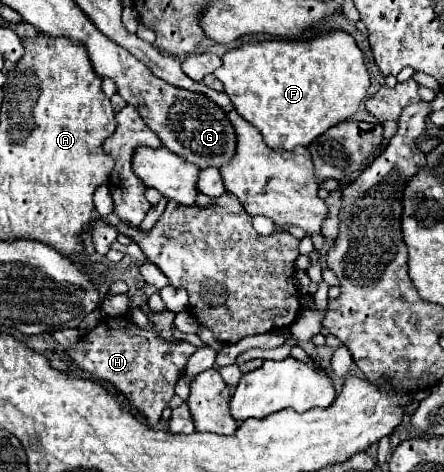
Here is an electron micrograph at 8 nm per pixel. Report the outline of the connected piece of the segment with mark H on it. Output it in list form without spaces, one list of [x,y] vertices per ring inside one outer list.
[[[147,303],[141,305],[141,309],[149,315],[151,321],[157,323],[161,337],[155,337],[155,333],[151,331],[145,331],[145,335],[131,335],[127,327],[111,329],[109,323],[101,323],[93,331],[85,333],[81,341],[73,349],[69,349],[69,355],[85,373],[113,385],[115,391],[121,393],[121,397],[149,421],[149,425],[157,425],[161,419],[161,411],[175,395],[173,387],[181,377],[189,355],[195,351],[195,345],[187,341],[179,341],[177,345],[177,339],[171,335],[171,325],[175,319],[173,311],[151,313]]]

